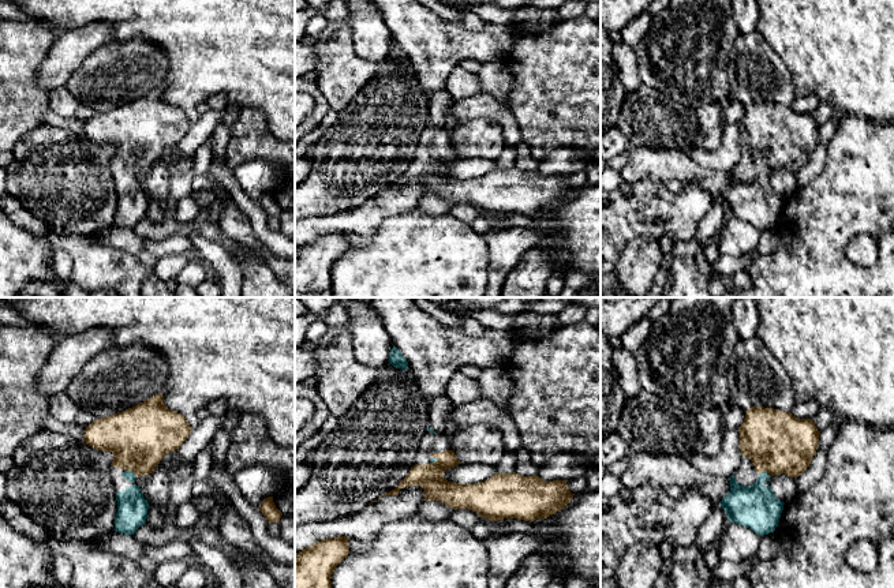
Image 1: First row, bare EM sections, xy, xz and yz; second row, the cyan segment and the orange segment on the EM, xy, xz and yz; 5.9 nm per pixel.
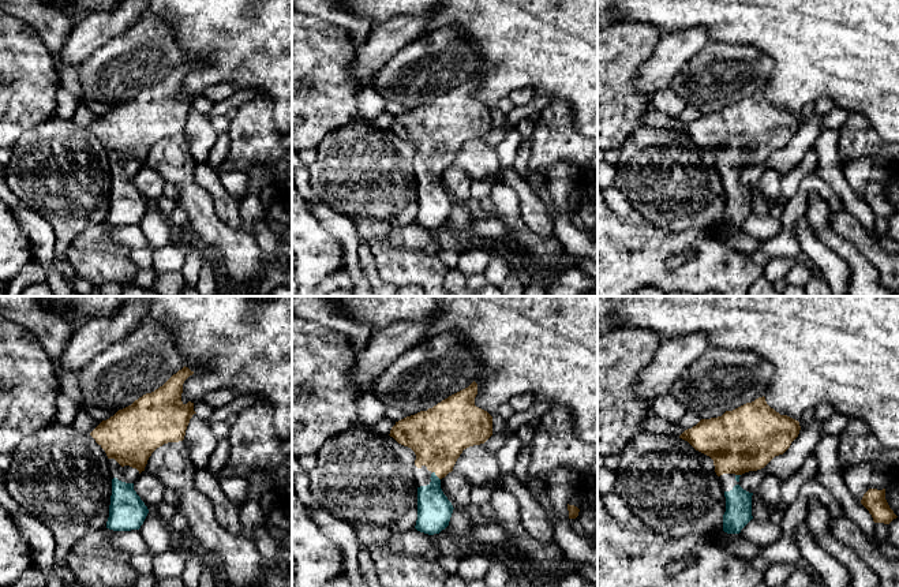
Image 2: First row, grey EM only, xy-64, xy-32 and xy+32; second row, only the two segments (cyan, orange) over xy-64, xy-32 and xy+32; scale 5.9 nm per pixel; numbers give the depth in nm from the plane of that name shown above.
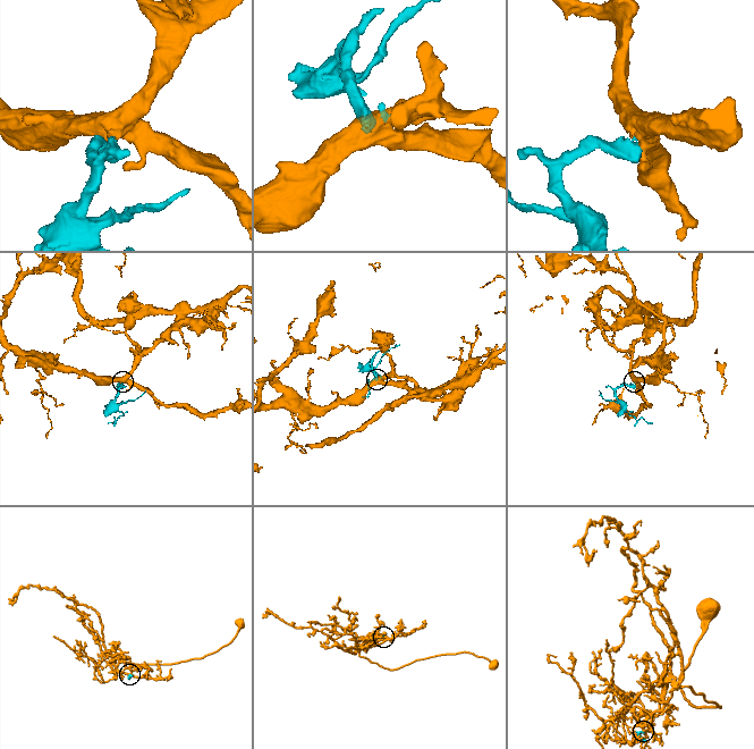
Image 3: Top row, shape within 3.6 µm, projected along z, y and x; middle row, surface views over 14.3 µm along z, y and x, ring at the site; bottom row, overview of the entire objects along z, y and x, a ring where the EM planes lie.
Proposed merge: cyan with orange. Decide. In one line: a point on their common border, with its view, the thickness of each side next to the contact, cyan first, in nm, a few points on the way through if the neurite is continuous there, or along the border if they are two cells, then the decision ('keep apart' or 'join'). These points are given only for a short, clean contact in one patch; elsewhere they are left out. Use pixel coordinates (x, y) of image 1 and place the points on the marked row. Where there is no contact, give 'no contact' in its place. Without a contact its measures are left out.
meets cyan in xy at (130, 471); 60 nm thick on the cyan side, 360 nm on the other; runs through xy (128, 475), (130, 471), (138, 457), (139, 437); join

